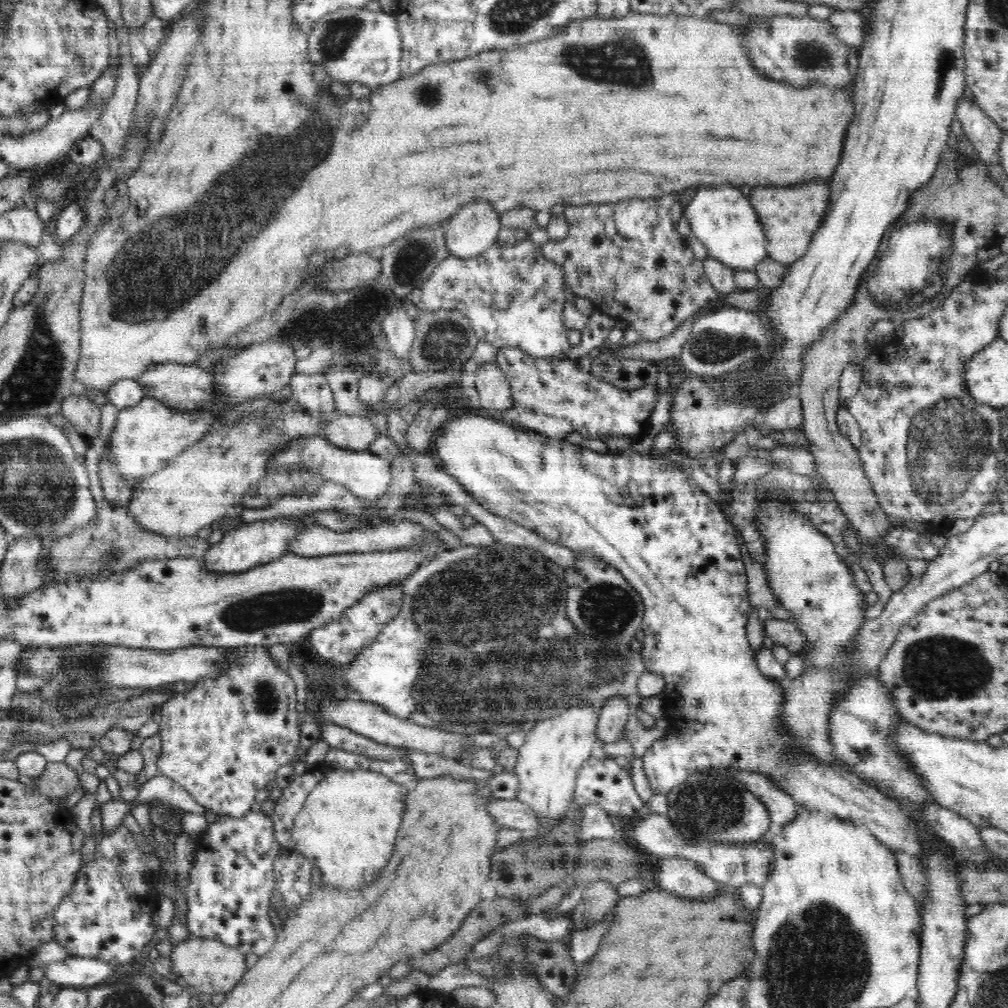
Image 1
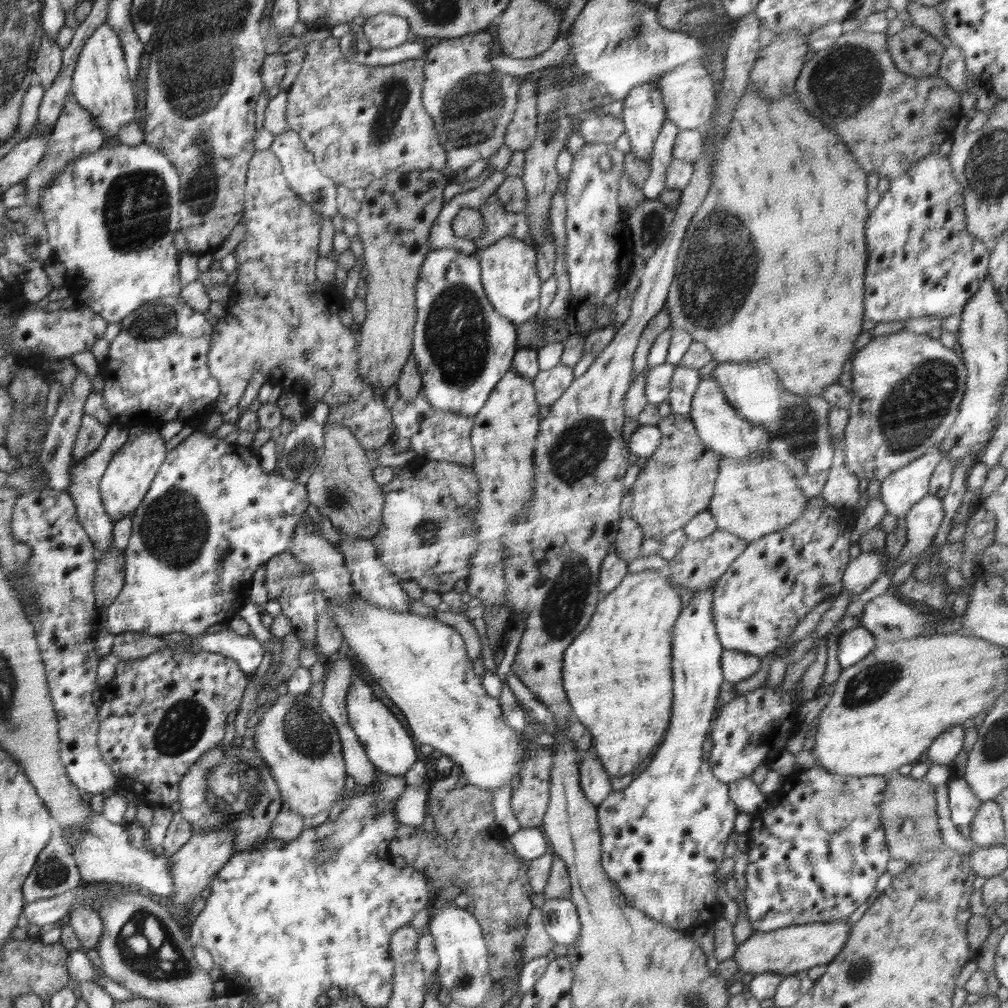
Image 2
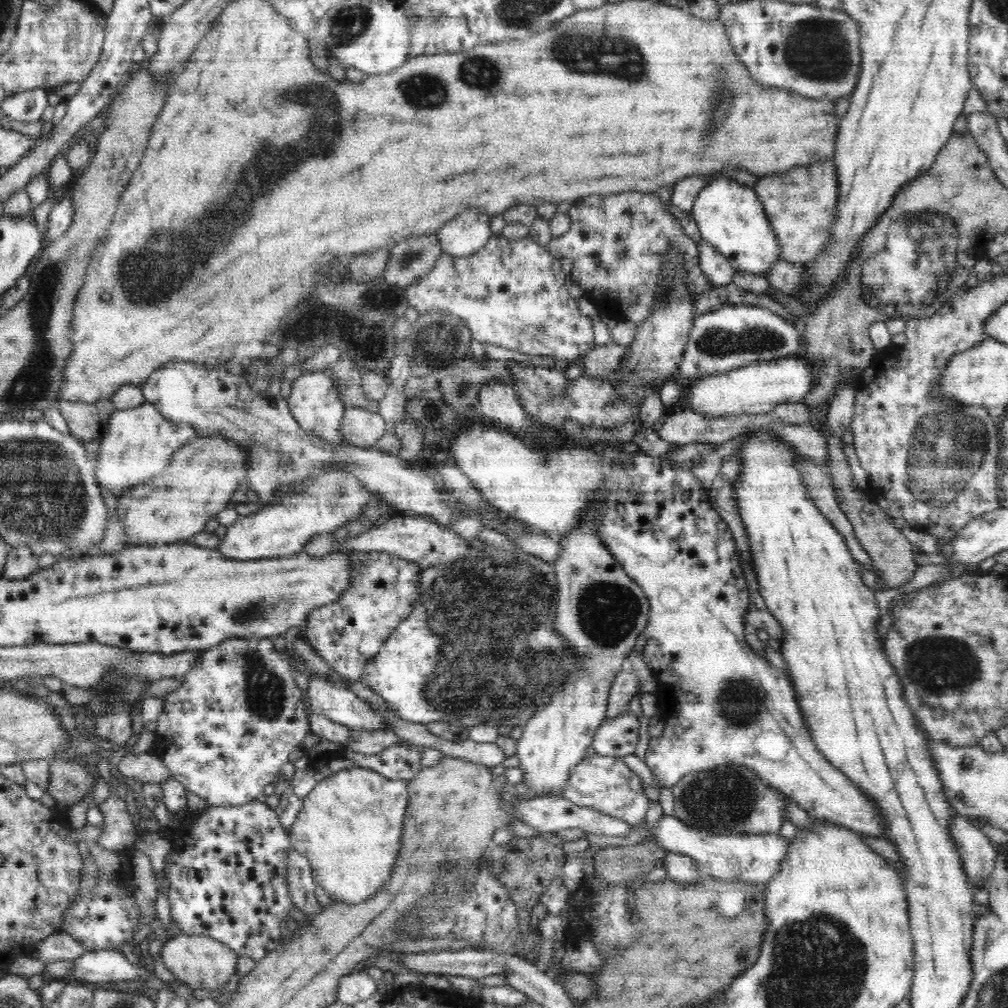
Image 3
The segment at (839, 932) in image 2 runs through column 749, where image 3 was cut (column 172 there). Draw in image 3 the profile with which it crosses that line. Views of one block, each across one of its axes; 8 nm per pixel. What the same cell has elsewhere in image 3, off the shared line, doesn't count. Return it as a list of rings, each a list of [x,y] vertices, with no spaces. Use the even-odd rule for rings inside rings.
[[[179,934],[168,938],[161,950],[161,961],[173,975],[192,989],[216,990],[233,978],[238,966],[239,955],[214,938],[201,935]]]

